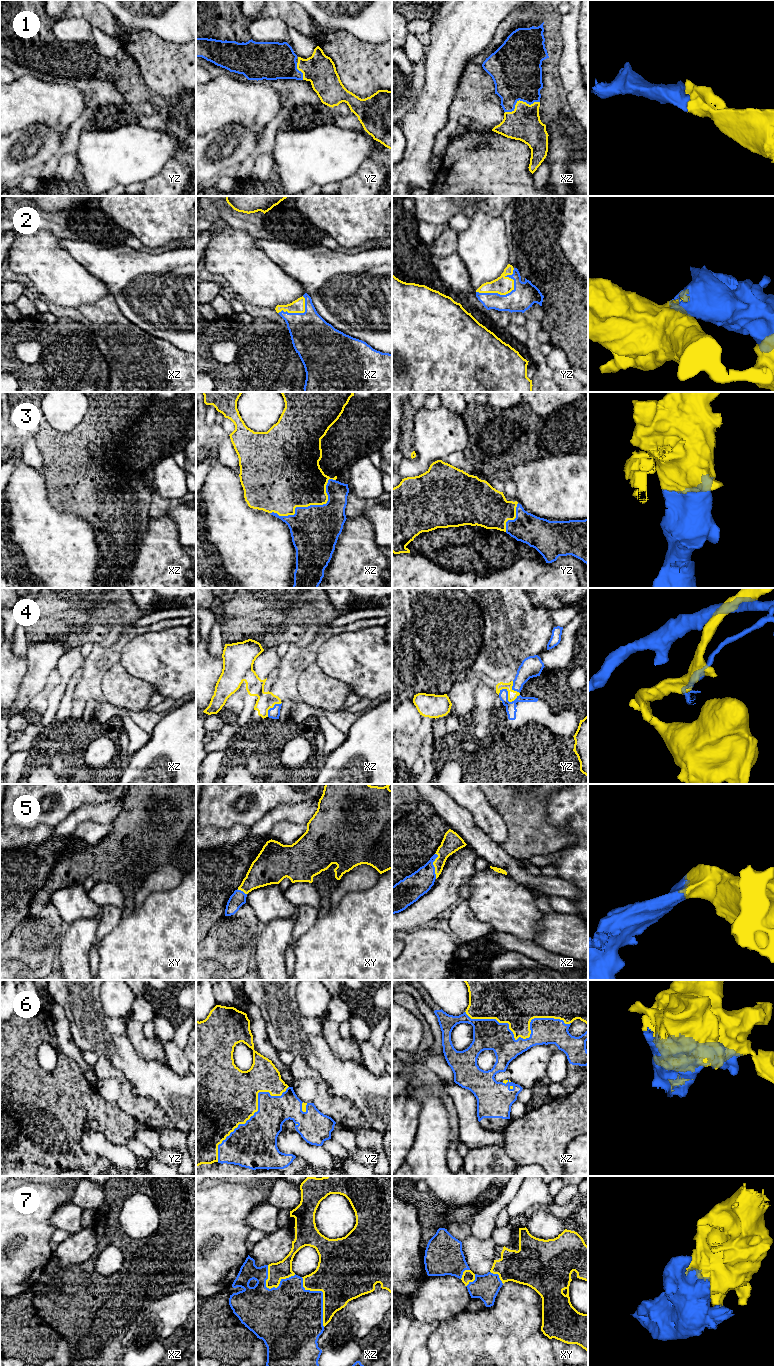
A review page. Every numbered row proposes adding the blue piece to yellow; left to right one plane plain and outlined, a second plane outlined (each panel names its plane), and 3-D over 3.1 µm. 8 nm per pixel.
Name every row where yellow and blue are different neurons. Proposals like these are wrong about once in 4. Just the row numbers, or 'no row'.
4

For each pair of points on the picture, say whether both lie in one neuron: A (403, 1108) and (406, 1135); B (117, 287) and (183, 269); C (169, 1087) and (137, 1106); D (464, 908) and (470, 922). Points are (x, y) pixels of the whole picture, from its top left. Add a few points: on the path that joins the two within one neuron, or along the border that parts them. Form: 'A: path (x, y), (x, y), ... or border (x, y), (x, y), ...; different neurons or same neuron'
A: path (403, 1115), (403, 1128); same neuron
B: path (133, 285), (164, 285), (167, 282); same neuron
C: border (131, 1085), (138, 1096), (152, 1098), (167, 1115); different neurons
D: path (464, 911), (464, 916), (467, 919); same neuron

